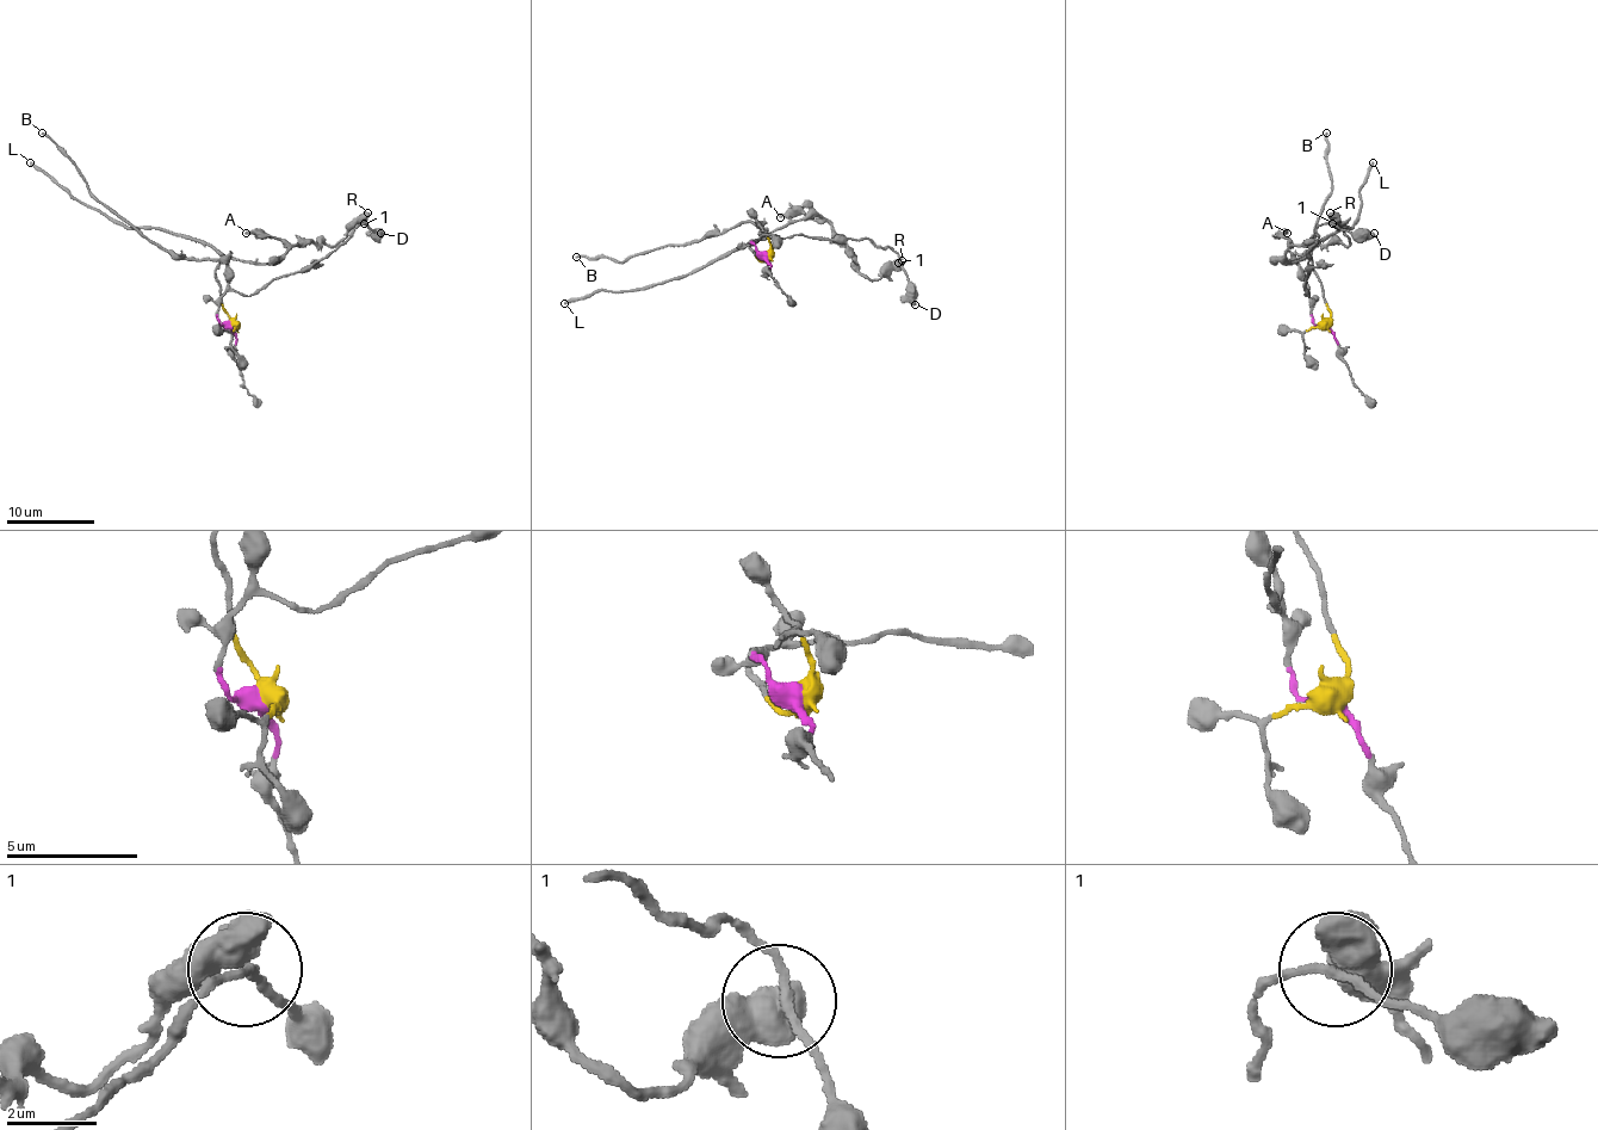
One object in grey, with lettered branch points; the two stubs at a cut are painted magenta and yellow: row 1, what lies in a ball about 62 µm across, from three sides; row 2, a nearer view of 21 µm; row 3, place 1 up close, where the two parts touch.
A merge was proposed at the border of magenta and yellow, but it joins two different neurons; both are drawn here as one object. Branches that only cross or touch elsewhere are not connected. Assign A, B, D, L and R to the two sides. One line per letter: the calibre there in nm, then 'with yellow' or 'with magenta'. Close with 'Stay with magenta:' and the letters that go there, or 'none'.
A: 360 nm | with yellow
B: 200 nm | with magenta
D: 500 nm | with magenta
L: 240 nm | with yellow
R: 600 nm | with yellow
Stay with magenta: B, D

